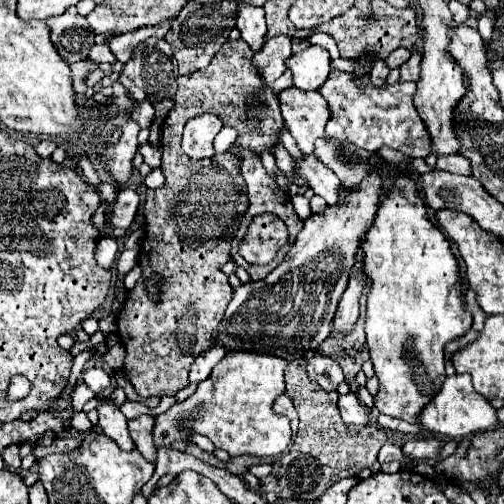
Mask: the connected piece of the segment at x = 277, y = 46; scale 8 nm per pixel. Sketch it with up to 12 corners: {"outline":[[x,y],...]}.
{"outline":[[277,35],[253,57],[263,81],[271,85],[287,69],[291,37]]}

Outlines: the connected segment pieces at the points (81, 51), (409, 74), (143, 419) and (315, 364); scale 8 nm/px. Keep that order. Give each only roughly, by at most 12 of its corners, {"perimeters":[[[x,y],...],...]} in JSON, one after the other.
{"perimeters":[[[69,7],[49,17],[57,53],[75,63],[87,59],[95,33]],[[413,51],[401,65],[401,81],[419,79],[421,55]],[[153,417],[129,419],[129,433],[145,459],[155,461]],[[323,355],[307,361],[309,379],[325,391],[343,383],[341,367]]]}

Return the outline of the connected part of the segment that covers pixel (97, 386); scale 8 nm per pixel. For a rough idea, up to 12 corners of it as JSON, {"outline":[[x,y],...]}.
{"outline":[[101,367],[83,373],[91,391],[103,391],[111,385],[109,373]]}

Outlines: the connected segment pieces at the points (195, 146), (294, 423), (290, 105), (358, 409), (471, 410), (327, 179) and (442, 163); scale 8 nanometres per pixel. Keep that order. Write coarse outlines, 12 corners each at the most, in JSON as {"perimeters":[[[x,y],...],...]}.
{"perimeters":[[[211,113],[189,119],[183,151],[191,159],[213,157],[223,123]],[[287,393],[275,401],[275,409],[291,419],[293,437],[298,430],[297,409]],[[317,91],[279,93],[285,127],[303,153],[325,135],[329,105]],[[355,393],[341,395],[347,425],[369,425],[369,409]],[[451,375],[419,423],[461,439],[497,427],[497,411],[473,389]],[[315,155],[295,163],[309,187],[335,207],[341,181]],[[443,155],[437,167],[457,175],[471,175],[463,155]]]}

